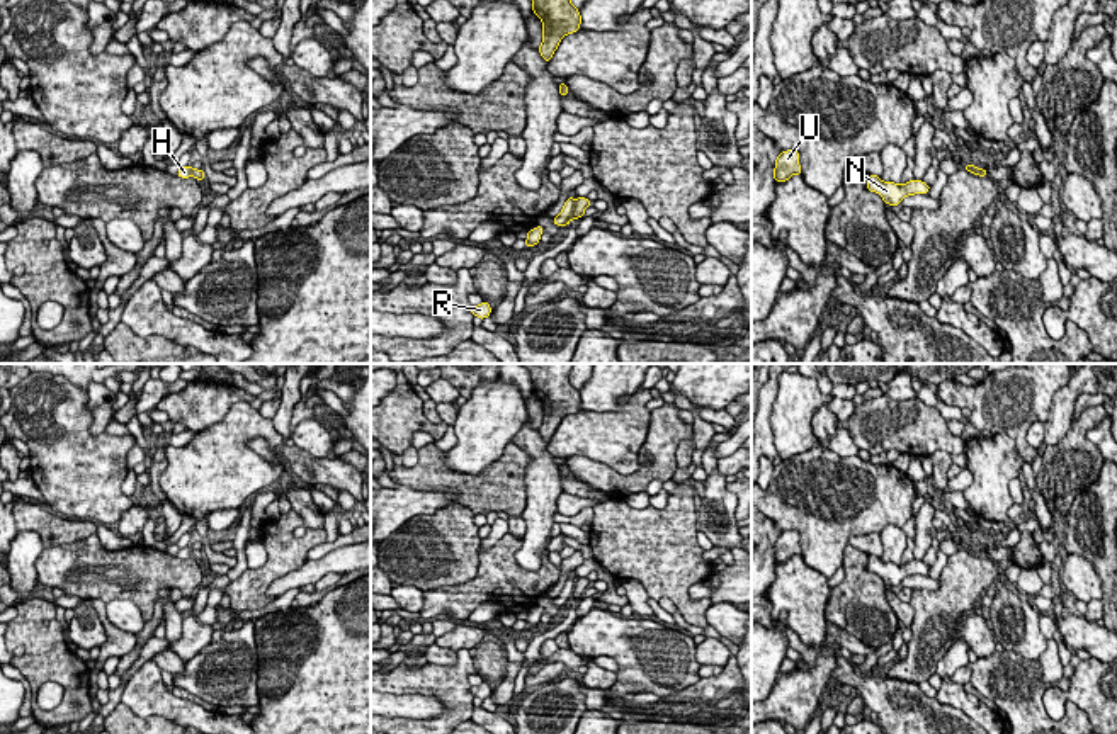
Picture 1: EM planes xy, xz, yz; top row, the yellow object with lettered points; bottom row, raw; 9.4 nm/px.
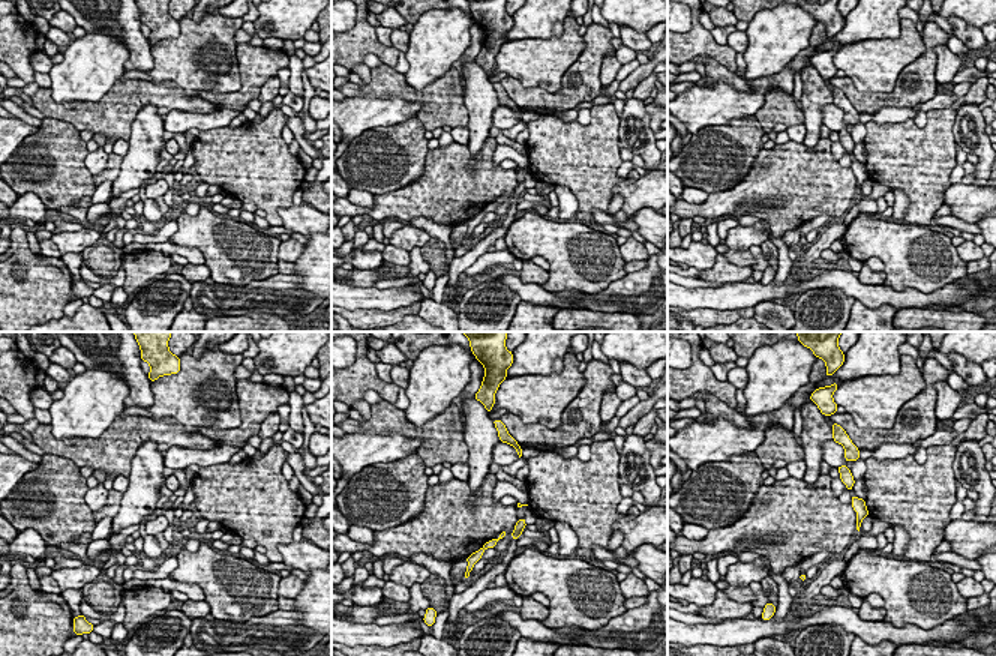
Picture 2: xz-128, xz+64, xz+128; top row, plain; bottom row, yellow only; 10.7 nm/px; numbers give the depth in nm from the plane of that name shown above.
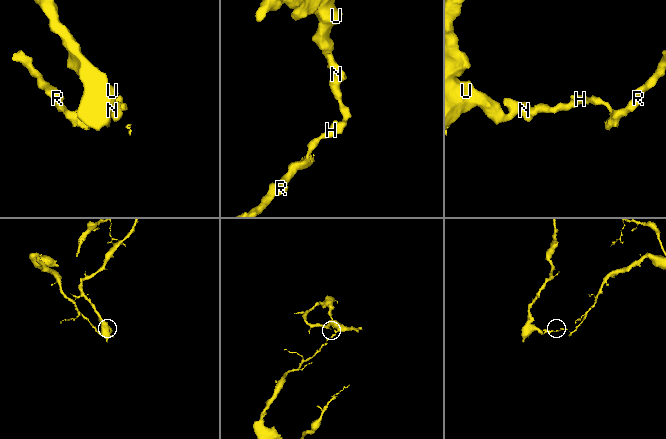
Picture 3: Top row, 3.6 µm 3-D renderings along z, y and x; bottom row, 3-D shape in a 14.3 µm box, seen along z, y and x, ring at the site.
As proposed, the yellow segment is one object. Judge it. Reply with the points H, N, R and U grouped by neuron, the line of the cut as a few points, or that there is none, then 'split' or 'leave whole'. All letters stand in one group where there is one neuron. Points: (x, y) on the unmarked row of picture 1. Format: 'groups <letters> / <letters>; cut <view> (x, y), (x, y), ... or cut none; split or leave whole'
groups H R / N U; cut xz (577, 580), (572, 598); split

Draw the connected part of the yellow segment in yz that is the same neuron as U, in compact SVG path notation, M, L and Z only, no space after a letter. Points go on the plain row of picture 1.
M797 530L780 532L775 540L774 561L785 562L792 556L801 556L801 554L802 552L799 545L799 532Z

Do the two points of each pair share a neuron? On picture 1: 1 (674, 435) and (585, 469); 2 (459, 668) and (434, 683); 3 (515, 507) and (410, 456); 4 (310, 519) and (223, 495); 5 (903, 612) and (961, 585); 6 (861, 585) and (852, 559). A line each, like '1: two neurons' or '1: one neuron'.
1: one neuron
2: one neuron
3: two neurons
4: two neurons
5: two neurons
6: one neuron

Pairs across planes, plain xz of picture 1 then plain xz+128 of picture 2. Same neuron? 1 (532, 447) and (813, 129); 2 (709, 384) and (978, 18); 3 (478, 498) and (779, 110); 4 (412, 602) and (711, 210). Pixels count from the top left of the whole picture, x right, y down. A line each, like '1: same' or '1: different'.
1: same
2: same
3: same
4: different

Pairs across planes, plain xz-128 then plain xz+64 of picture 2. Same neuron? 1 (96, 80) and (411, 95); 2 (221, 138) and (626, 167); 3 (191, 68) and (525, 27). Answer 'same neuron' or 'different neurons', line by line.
1: different neurons
2: different neurons
3: different neurons

